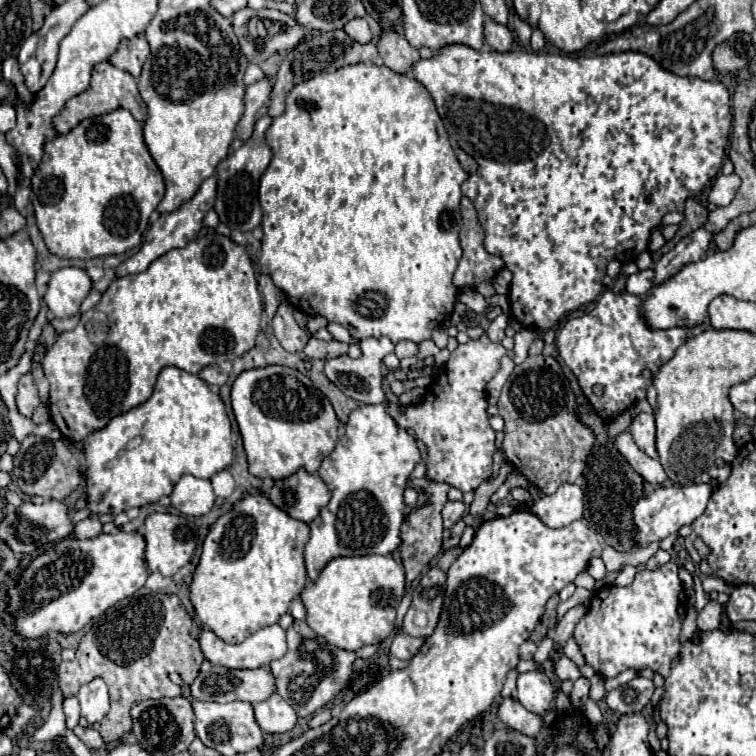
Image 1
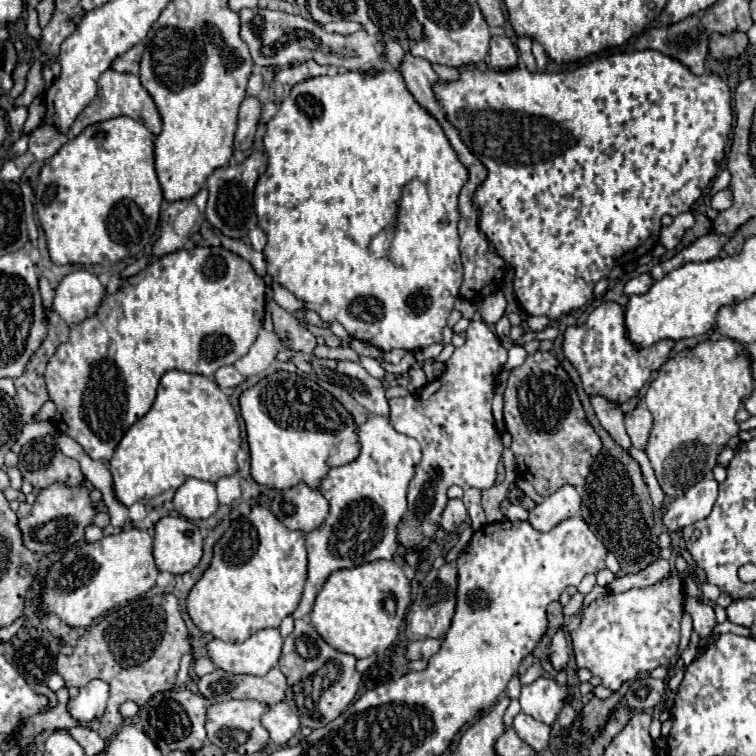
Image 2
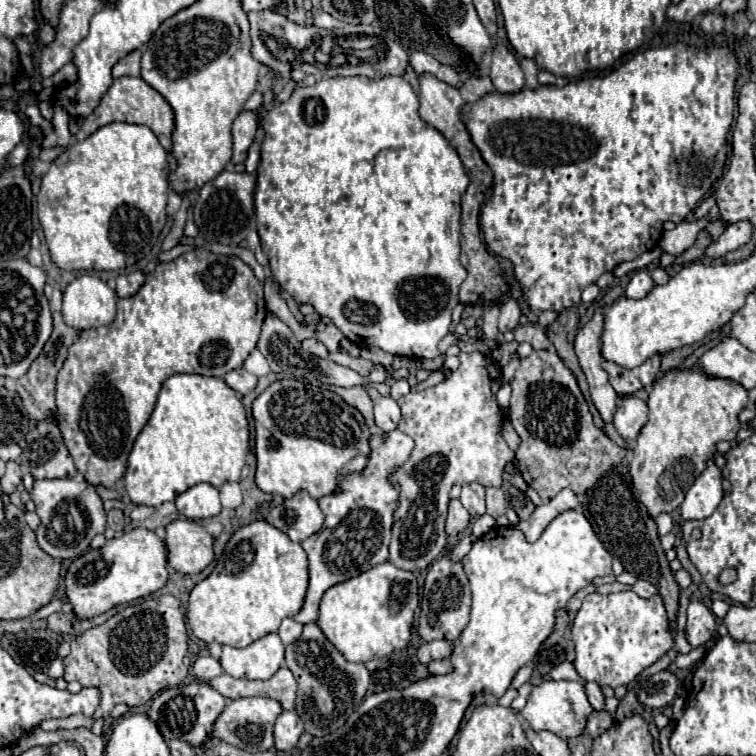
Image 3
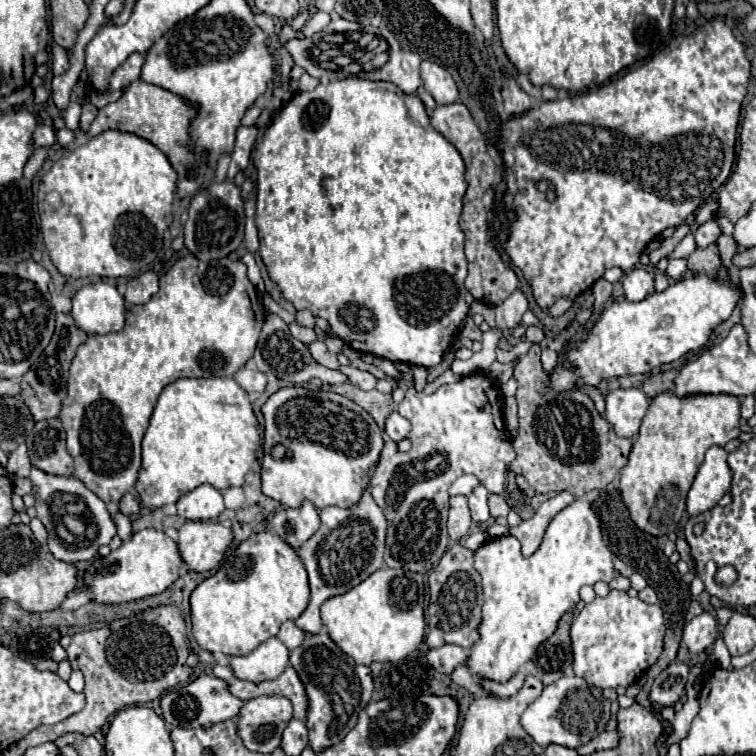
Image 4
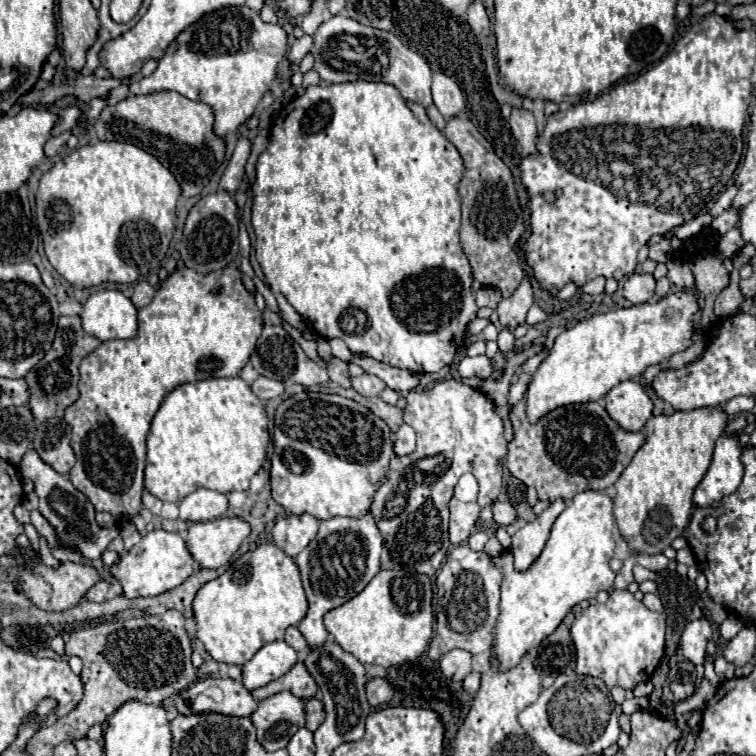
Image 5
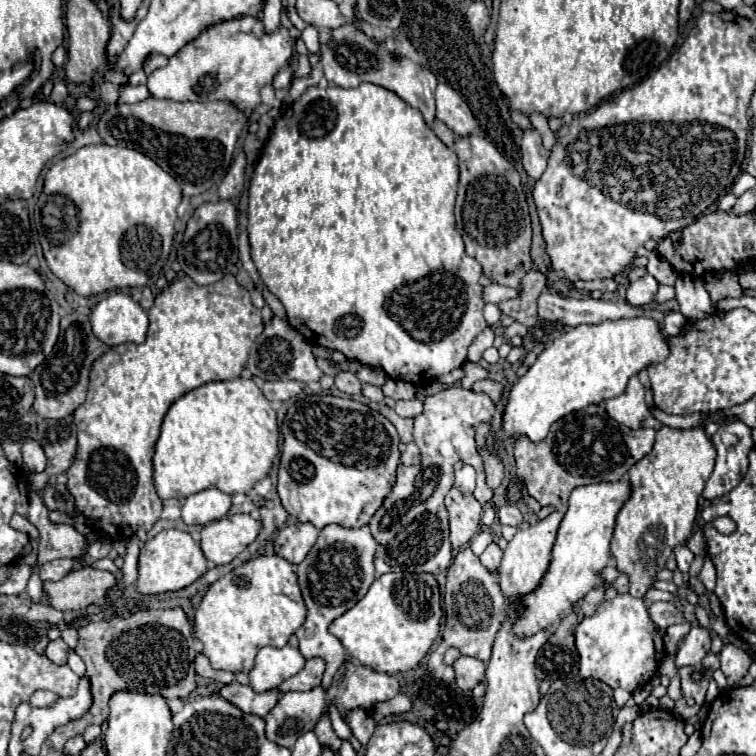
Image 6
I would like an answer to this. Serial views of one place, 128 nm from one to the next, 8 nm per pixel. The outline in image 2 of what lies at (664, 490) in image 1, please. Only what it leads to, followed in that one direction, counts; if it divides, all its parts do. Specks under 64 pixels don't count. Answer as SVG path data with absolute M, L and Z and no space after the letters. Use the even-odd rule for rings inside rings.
M700 480L684 496L672 500L668 506L658 512L658 518L662 520L662 528L668 532L680 530L684 526L690 526L698 520L704 520L716 502L718 496L718 482L712 480Z

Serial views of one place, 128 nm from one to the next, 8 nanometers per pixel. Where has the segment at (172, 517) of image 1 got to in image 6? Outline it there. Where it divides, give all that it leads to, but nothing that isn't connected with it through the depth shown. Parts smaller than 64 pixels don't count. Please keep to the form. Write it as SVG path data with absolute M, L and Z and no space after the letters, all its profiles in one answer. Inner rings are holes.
M250 514L224 516L200 530L200 548L208 562L220 566L232 562L250 542L256 540L260 522Z

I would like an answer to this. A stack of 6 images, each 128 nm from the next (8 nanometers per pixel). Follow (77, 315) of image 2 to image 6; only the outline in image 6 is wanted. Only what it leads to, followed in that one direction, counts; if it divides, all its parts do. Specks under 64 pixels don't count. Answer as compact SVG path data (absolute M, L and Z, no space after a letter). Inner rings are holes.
M114 292L102 298L90 312L92 332L108 346L124 342L144 342L148 330L148 316L142 306L128 294Z

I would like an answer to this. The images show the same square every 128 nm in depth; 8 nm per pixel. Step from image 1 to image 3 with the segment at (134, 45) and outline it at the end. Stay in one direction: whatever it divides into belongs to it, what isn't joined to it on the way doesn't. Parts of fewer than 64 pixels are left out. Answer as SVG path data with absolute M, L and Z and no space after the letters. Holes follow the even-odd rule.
M134 50L128 56L124 56L124 60L120 60L114 65L112 77L140 76L140 58L142 58L142 52L140 50Z

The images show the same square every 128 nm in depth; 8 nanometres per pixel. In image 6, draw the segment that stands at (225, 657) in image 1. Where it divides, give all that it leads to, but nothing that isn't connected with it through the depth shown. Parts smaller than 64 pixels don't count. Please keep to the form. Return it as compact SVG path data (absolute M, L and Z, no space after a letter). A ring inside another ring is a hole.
M264 646L254 662L254 668L250 670L250 688L254 692L266 692L276 688L286 678L298 674L304 668L306 658L300 654L300 650L292 646L284 648L272 648Z

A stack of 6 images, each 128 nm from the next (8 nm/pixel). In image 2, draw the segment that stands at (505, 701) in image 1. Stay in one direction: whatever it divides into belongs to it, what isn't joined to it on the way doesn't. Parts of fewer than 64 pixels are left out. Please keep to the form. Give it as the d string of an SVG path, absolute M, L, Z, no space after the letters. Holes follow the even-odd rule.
M520 712L514 718L514 730L524 742L528 742L538 752L544 752L550 744L550 726L540 724L532 716L526 716L524 712Z

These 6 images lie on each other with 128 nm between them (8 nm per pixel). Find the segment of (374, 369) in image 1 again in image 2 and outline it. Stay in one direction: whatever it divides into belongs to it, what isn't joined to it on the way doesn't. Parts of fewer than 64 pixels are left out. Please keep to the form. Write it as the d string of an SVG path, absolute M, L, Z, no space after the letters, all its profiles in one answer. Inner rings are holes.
M312 358L312 368L320 380L344 388L370 414L378 416L390 414L382 380L372 378L358 362Z

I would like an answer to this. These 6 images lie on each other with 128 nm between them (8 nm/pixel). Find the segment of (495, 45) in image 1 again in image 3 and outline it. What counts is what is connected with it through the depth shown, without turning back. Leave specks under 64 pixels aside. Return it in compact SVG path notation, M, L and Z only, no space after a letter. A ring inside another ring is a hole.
M496 44L492 50L492 84L498 92L518 92L524 88L524 72L518 58L504 44Z

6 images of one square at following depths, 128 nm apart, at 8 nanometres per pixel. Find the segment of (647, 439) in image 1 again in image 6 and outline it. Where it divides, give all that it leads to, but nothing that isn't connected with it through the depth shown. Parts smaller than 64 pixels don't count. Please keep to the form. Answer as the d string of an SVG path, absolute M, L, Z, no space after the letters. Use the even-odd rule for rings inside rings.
M636 376L630 378L624 394L606 400L606 412L610 418L614 418L618 424L624 424L632 430L640 428L642 422L650 416L650 410L644 402L644 386Z

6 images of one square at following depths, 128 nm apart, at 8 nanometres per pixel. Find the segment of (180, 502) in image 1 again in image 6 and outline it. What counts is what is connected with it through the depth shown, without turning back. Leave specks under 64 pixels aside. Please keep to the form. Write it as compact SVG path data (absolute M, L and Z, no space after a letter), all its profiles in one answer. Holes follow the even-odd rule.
M208 488L188 496L182 504L182 520L190 524L208 524L228 514L232 498L218 488Z

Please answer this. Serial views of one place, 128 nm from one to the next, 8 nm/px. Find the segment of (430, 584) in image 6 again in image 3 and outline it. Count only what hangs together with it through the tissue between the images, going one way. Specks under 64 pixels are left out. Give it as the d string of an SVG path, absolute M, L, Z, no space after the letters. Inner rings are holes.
M390 562L378 564L370 568L368 572L362 572L360 576L334 584L324 592L320 602L320 614L318 614L318 626L324 632L324 636L334 644L336 650L342 652L342 656L348 662L368 662L372 658L384 658L390 656L396 650L406 648L410 642L410 630L414 622L414 614L418 610L418 582L412 572L400 570Z

